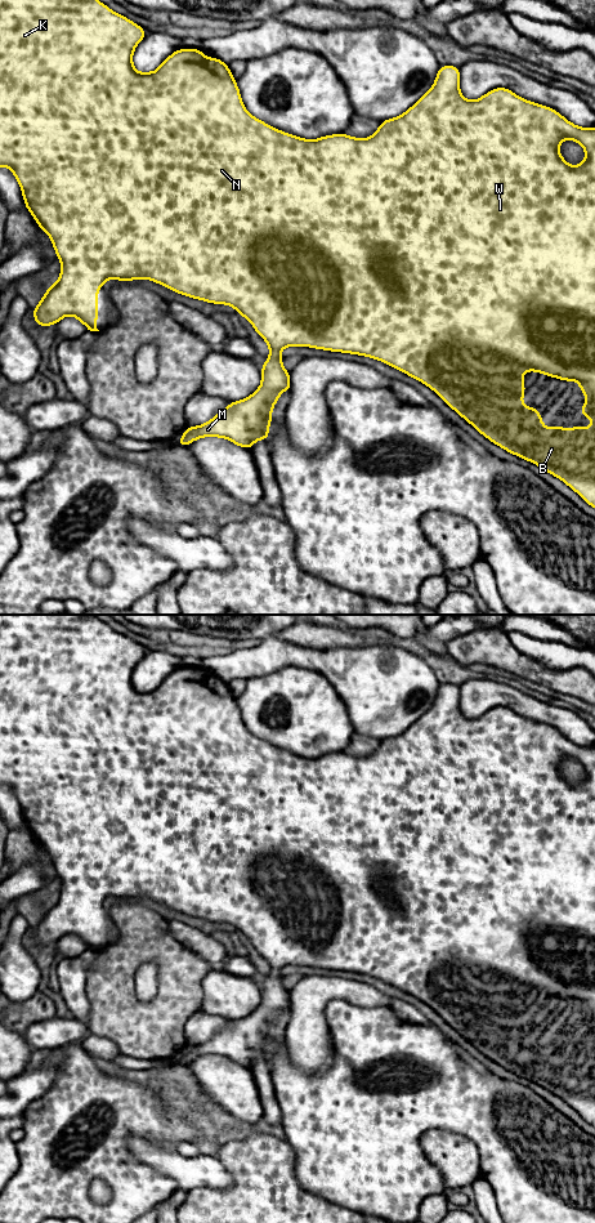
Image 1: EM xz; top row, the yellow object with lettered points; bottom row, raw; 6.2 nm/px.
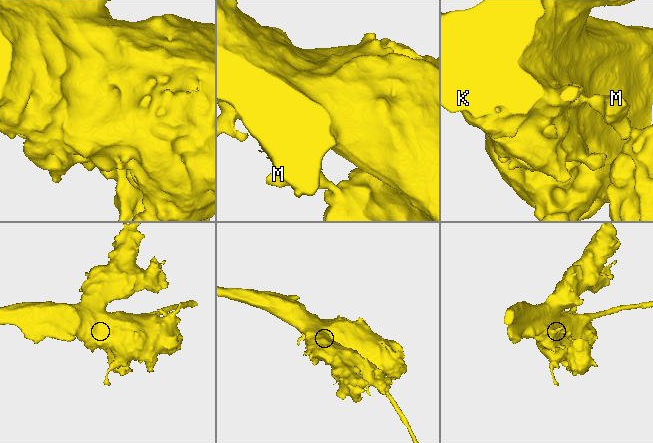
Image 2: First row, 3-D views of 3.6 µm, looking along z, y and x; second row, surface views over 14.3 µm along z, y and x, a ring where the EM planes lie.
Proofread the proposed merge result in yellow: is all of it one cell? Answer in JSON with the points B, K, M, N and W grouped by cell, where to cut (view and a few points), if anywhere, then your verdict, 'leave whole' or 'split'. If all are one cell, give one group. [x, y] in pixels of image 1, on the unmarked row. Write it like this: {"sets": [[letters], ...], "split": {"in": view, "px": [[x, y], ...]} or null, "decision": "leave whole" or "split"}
{"sets": [["B", "K", "M", "N", "W"]], "split": null, "decision": "leave whole"}

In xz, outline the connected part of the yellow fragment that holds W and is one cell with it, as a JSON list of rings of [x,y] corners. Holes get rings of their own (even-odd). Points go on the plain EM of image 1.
[[[0,615],[0,785],[8,785],[14,793],[22,808],[27,829],[32,833],[39,845],[52,857],[57,876],[62,883],[58,900],[48,906],[40,921],[32,928],[35,941],[45,946],[55,943],[66,934],[75,934],[88,949],[99,950],[97,947],[97,937],[99,936],[98,907],[103,906],[108,897],[116,897],[121,901],[146,897],[193,918],[214,923],[227,923],[250,939],[255,950],[265,959],[270,968],[268,978],[261,985],[261,1003],[250,1016],[231,1021],[210,1040],[198,1045],[188,1045],[184,1053],[178,1058],[178,1063],[187,1066],[198,1057],[219,1055],[250,1068],[258,1058],[268,1059],[273,1025],[277,1022],[281,1012],[285,1009],[290,1010],[291,1005],[290,991],[287,991],[282,983],[281,969],[285,965],[310,965],[371,976],[424,1001],[491,1061],[562,1098],[590,1125],[595,1126],[595,746],[580,746],[569,741],[558,729],[543,723],[525,719],[506,706],[496,706],[479,718],[468,719],[460,710],[460,687],[456,684],[440,684],[430,709],[399,736],[381,740],[380,746],[370,756],[359,758],[340,751],[310,759],[281,750],[251,735],[250,731],[246,729],[236,697],[231,692],[228,683],[216,675],[206,677],[201,668],[182,666],[169,674],[156,689],[138,691],[133,684],[133,671],[135,665],[144,656],[146,650],[139,643],[112,630],[94,615]],[[564,758],[574,759],[583,766],[586,777],[580,784],[571,785],[560,773],[559,764]],[[525,990],[537,990],[538,992],[546,992],[549,996],[552,995],[559,999],[578,1000],[580,1009],[586,1014],[586,1021],[578,1034],[590,1036],[592,1045],[582,1046],[577,1041],[572,1048],[559,1044],[545,1046],[541,1031],[532,1025],[523,1025],[523,1013],[527,1008],[523,1001],[523,992]]]

